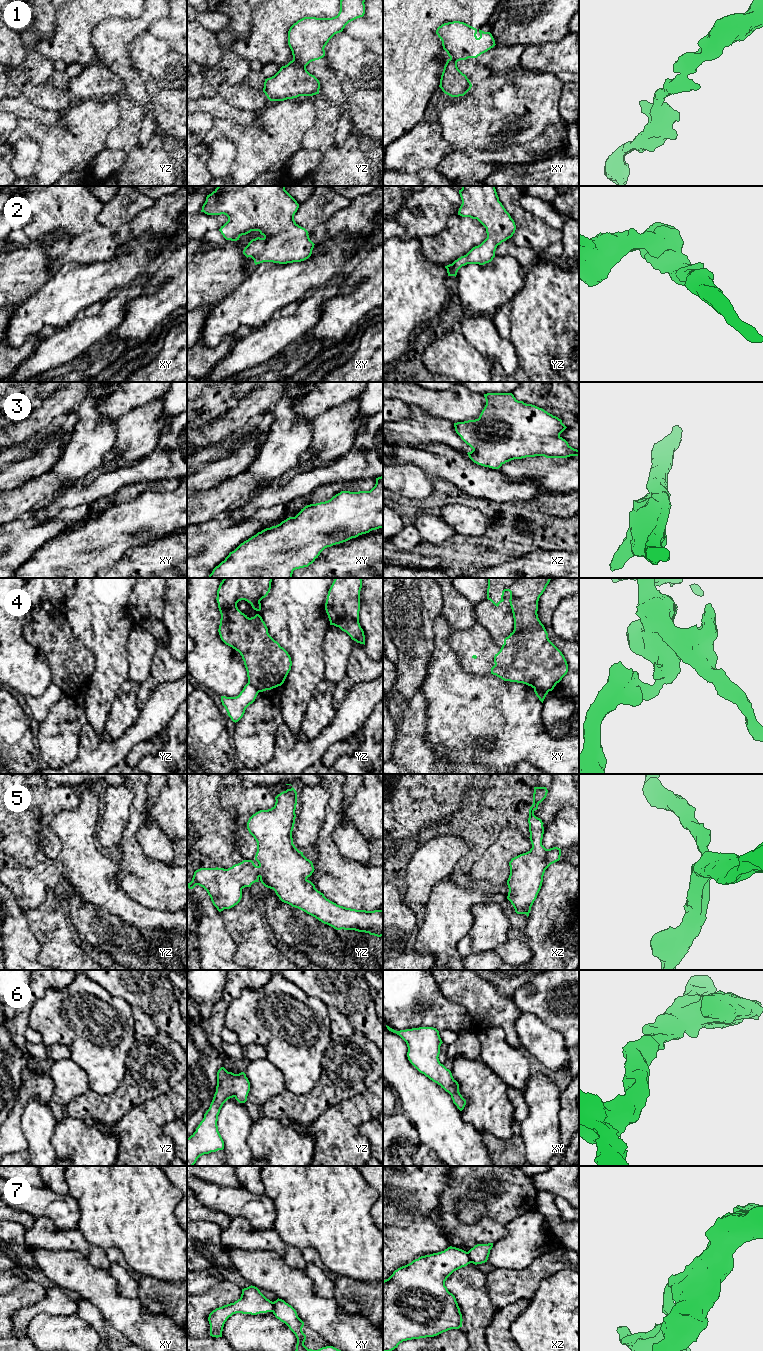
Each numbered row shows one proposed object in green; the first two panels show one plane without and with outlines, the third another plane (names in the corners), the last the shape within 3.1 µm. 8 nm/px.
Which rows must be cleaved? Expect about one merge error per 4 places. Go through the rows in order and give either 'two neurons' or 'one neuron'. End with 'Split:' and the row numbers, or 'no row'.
1: two neurons
2: one neuron
3: one neuron
4: two neurons
5: one neuron
6: one neuron
7: two neurons
Split: 1, 4, 7

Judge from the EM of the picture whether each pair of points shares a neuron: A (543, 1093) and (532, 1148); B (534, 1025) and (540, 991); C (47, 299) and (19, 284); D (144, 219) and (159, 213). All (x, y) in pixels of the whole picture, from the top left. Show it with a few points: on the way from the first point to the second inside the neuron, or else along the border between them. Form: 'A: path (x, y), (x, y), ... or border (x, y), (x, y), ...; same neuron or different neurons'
A: path (543, 1107), (543, 1122), (540, 1134); same neuron
B: border (522, 1011), (534, 1013), (555, 1030); different neurons
C: border (52, 276), (36, 292), (16, 306); different neurons
D: path (148, 219), (155, 217); same neuron

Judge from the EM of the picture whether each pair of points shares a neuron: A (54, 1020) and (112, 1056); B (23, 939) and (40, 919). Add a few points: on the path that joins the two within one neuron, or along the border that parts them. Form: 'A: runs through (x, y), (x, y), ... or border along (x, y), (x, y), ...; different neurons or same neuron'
A: runs through (68, 1030), (78, 1033), (92, 1047), (98, 1048); same neuron
B: border along (23, 912), (28, 927), (38, 942), (39, 952); different neurons

